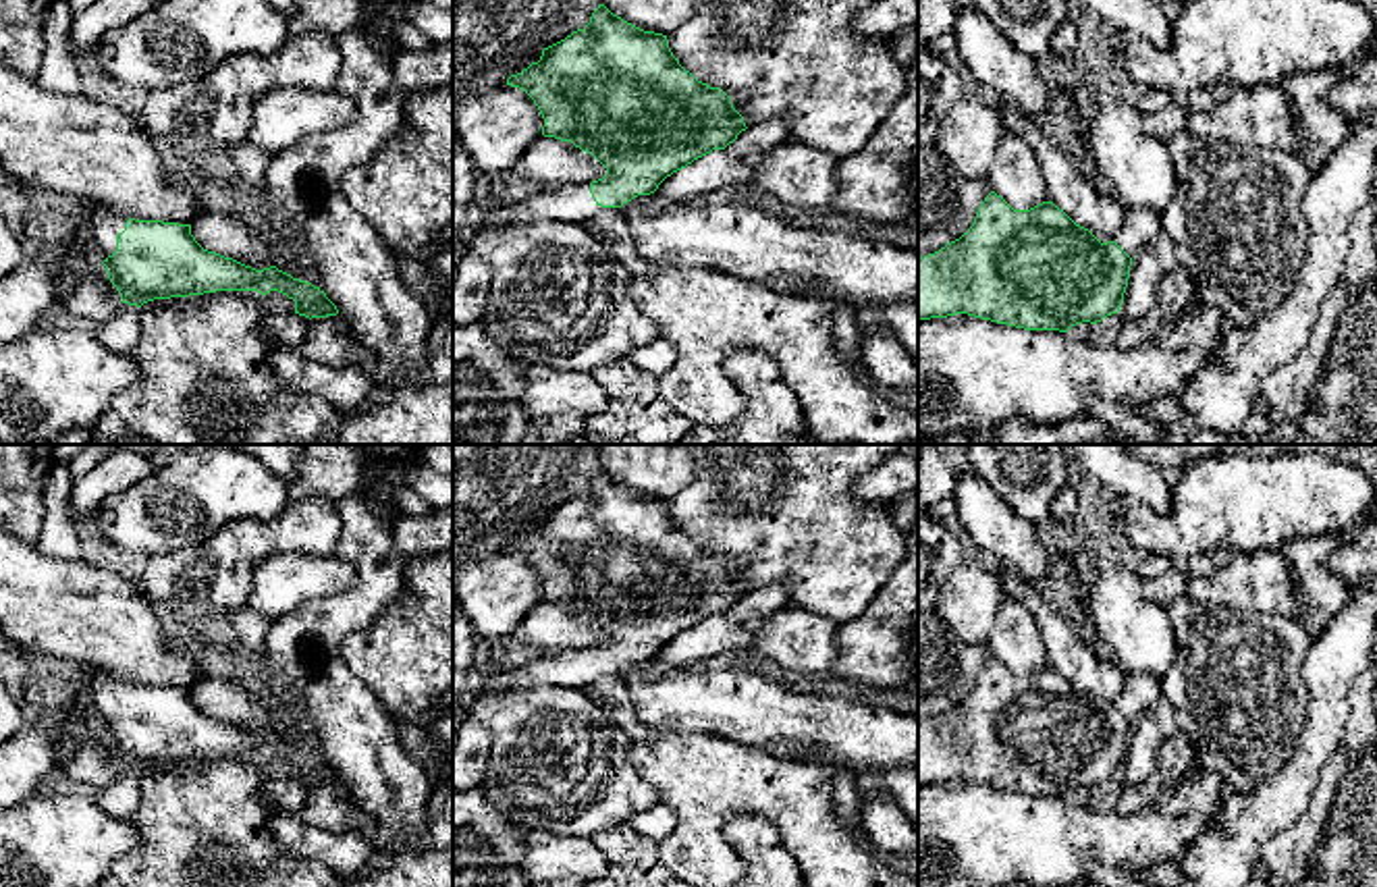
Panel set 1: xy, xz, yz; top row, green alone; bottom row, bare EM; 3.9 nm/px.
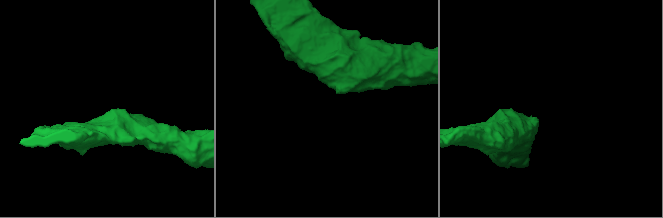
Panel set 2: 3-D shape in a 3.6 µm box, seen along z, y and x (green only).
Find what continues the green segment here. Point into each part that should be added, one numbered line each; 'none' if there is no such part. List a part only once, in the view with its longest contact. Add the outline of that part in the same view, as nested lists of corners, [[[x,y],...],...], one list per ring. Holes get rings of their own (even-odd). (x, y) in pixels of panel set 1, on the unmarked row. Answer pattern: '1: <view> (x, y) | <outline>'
1: xy (102, 690) | [[[42,654],[35,656],[35,665],[73,688],[77,696],[85,696],[100,727],[116,717],[116,700],[125,696],[129,681]]]

